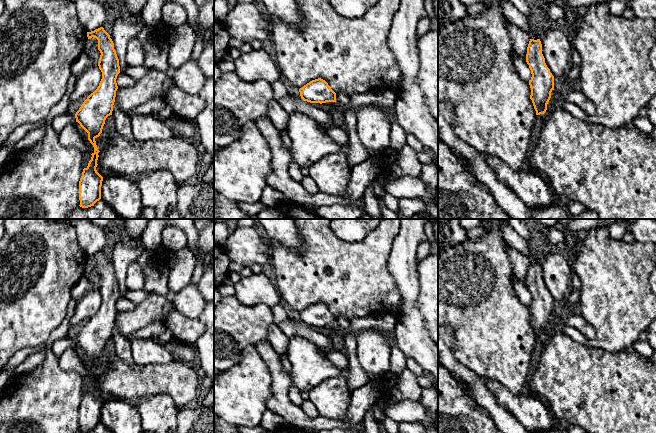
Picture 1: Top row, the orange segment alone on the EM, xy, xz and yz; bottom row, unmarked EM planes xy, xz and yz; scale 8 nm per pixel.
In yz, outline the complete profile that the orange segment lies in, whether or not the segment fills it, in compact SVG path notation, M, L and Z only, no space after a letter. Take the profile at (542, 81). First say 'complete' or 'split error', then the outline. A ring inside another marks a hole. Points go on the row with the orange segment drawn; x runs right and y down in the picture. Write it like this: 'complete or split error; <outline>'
complete; M530 39L527 47L526 62L532 74L529 80L530 99L536 115L544 114L551 98L551 92L554 90L554 76L545 63L540 39Z

